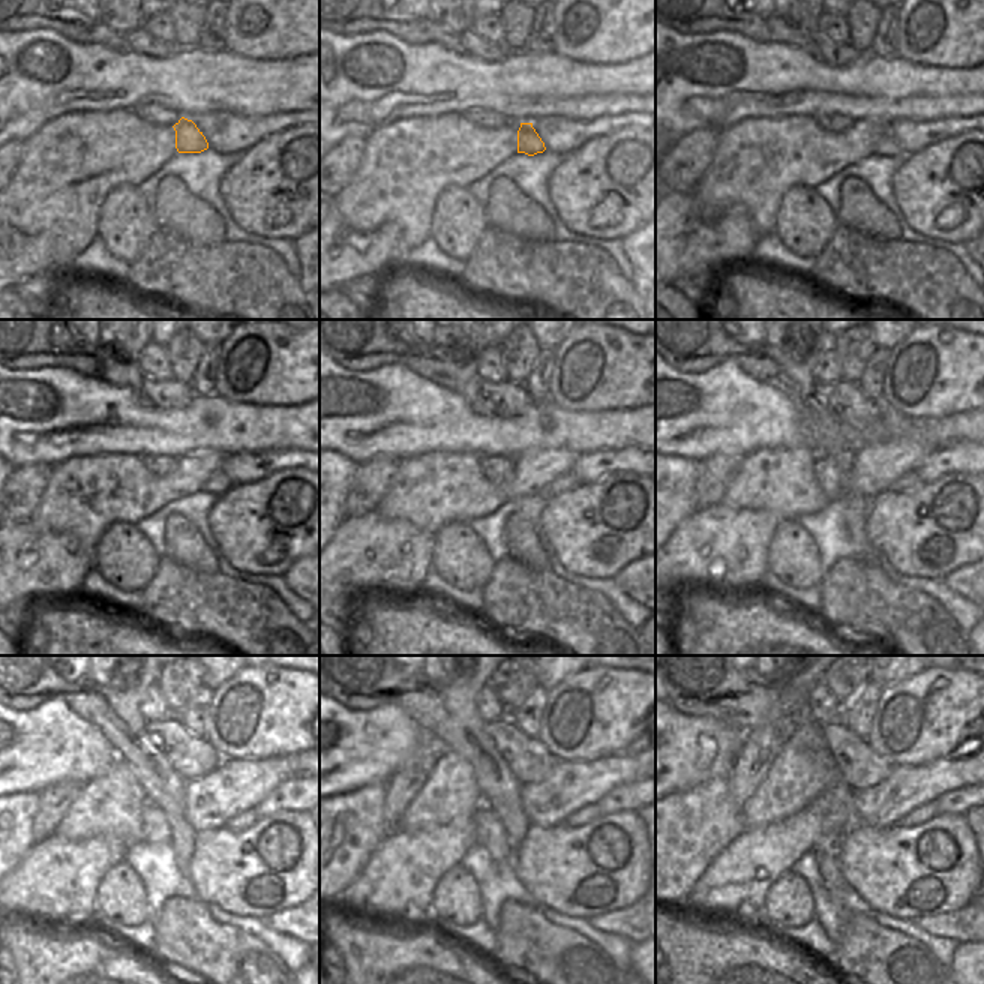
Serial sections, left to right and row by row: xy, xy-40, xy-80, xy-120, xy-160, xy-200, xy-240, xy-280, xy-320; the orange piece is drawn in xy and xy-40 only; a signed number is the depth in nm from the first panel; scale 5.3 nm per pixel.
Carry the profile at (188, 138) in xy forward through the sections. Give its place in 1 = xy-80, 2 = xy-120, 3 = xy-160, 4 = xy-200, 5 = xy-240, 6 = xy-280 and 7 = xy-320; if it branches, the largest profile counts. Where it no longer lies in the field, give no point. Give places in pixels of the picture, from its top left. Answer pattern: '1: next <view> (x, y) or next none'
1: next xy-80 (887, 146)
2: next xy-120 (218, 483)
3: next xy-160 (566, 482)
4: next xy-200 (911, 482)
5: next xy-240 (248, 818)
6: next xy-280 (585, 815)
7: next xy-320 (929, 810)

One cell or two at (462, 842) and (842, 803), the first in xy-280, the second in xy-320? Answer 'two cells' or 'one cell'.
one cell

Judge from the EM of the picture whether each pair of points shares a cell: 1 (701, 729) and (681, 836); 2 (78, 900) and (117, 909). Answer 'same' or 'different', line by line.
1: different
2: different

